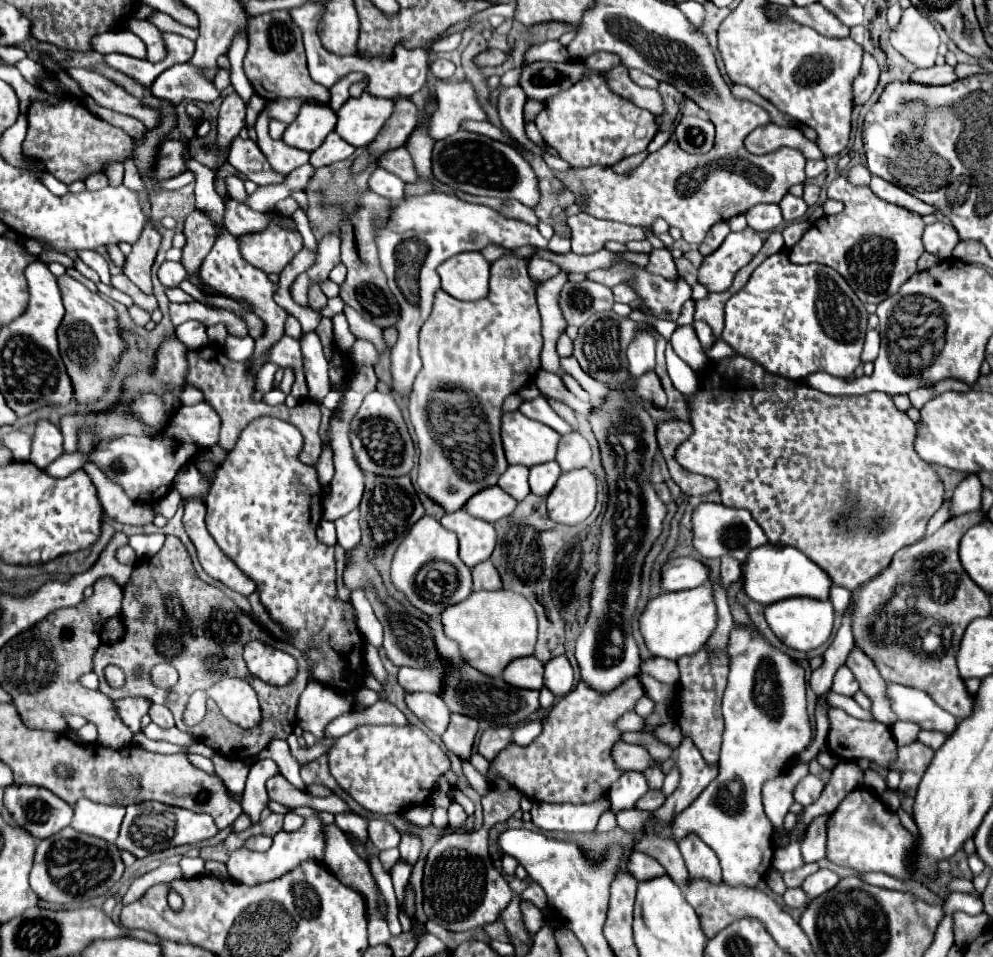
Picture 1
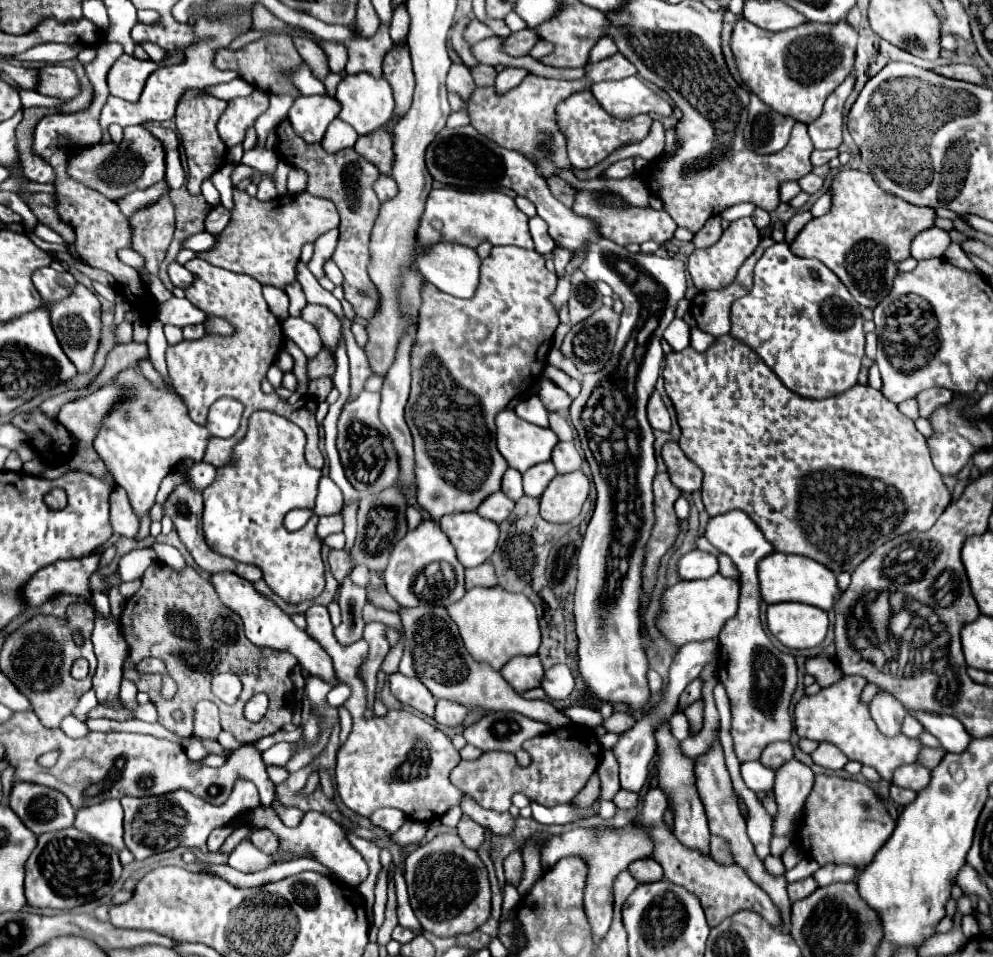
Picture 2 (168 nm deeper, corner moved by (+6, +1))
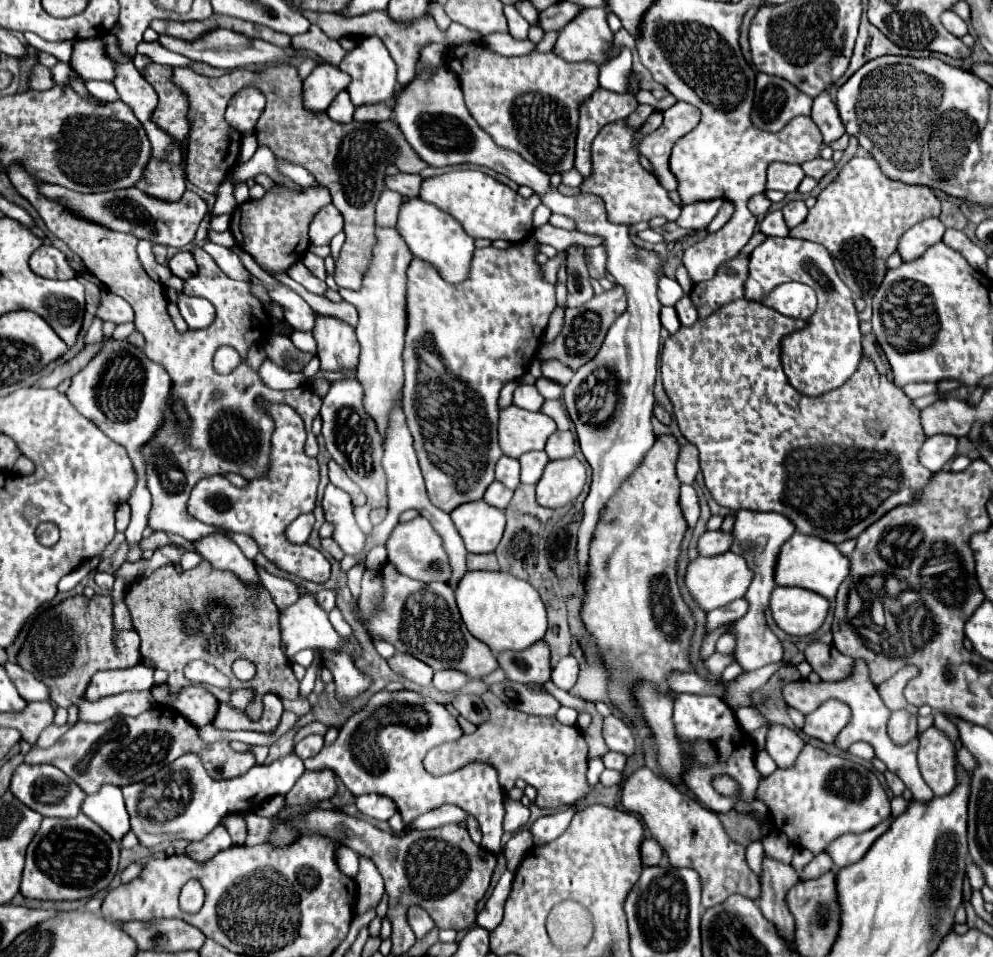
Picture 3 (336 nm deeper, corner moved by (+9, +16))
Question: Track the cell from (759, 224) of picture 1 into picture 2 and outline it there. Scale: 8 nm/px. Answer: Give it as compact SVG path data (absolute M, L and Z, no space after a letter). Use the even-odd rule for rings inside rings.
M756 207L754 213L752 213L752 221L754 221L754 225L758 229L766 229L770 225L770 213L764 211L764 209L760 209L760 207Z

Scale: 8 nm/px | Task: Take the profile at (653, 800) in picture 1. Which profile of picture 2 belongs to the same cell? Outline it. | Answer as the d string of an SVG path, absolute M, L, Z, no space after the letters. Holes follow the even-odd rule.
M618 791L618 795L614 797L614 803L618 809L634 809L638 805L638 793Z

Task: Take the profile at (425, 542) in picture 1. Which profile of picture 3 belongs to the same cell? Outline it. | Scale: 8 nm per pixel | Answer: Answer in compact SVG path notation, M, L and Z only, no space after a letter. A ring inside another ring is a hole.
M417 516L411 522L397 524L397 528L391 532L387 540L387 554L389 562L397 566L397 570L409 578L421 580L421 582L447 582L449 580L449 562L445 556L445 550L441 548L441 538L433 532L431 524Z

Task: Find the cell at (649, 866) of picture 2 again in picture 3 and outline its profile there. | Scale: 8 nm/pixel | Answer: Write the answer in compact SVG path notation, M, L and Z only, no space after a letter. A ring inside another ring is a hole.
M653 838L643 840L643 844L641 844L643 866L657 866L661 862L661 858L663 858L663 848L659 846L659 842Z

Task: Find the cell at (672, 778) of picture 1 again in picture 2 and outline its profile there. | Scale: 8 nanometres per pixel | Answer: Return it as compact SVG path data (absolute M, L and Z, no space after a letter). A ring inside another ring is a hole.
M660 787L650 789L644 799L642 799L642 823L652 827L652 837L654 837L654 859L662 865L664 869L664 877L674 883L684 887L686 891L690 891L692 895L696 895L700 899L700 905L706 913L706 921L710 927L716 927L720 921L728 919L730 915L734 915L740 909L748 909L754 911L758 915L762 915L774 929L782 929L782 915L778 911L778 907L772 903L772 899L756 885L752 883L752 879L748 879L748 875L744 873L744 869L740 865L732 865L732 867L720 867L712 857L700 855L700 851L692 851L688 847L684 847L672 831L666 829L666 825L662 823L662 815L664 809L668 805L666 795L660 791Z

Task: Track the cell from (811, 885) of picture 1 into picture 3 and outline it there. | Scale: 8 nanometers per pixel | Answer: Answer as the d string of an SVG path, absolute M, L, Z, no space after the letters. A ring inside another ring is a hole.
M893 818L881 822L877 828L869 830L869 832L845 834L845 836L837 838L833 844L829 844L827 852L833 858L835 866L841 868L841 866L847 866L847 864L853 864L853 862L861 860L865 856L865 852L873 846L873 842L891 826L891 822L893 822Z

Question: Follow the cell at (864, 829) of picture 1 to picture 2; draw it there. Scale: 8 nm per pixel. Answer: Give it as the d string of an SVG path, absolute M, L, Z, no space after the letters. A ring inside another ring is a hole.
M816 775L816 783L806 799L806 807L808 813L796 831L796 841L820 865L838 863L866 867L872 863L874 855L896 827L896 821L884 809L874 789L852 779Z

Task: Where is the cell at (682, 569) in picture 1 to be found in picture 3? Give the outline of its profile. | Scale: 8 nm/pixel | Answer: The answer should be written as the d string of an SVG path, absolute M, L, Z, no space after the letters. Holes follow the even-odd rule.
M717 530L717 532L705 532L699 538L697 548L701 556L719 556L719 554L729 552L731 544L733 544L733 532Z

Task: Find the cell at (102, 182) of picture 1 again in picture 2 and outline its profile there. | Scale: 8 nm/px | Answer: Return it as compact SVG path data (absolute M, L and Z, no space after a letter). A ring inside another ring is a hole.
M126 127L124 139L120 145L94 145L90 149L80 149L72 159L68 171L76 177L76 181L84 183L86 187L102 193L108 199L120 199L128 191L150 187L158 183L166 175L166 151L164 145L144 127Z

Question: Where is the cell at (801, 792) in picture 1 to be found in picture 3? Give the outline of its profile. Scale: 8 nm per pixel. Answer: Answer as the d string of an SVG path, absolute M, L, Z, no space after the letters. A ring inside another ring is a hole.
M769 724L769 732L765 738L765 750L777 762L779 768L789 768L789 764L797 760L803 746L805 742L801 740L797 732L781 724Z

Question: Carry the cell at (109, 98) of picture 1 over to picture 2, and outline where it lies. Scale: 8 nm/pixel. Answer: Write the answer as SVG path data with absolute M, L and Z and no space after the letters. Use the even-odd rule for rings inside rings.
M46 65L40 69L38 91L52 97L74 99L80 93L80 81L70 67Z

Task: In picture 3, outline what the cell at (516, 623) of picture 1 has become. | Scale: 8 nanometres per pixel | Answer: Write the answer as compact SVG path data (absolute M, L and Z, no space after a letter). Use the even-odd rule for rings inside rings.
M467 572L457 586L455 598L467 630L495 654L503 650L525 650L543 640L547 632L547 612L539 592L529 582L505 572Z

